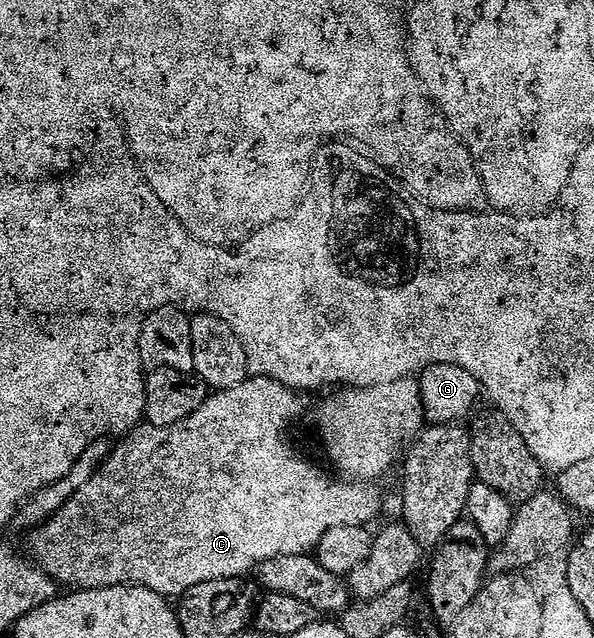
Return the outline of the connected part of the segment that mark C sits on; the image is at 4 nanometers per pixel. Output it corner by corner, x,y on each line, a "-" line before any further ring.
253,376
251,379
243,381
241,385
234,386
233,389
222,389
213,392
206,398
205,402
202,403
202,407
200,407
198,411
194,411
189,418
182,419
180,423
174,423
174,425
170,427
158,427
144,423
139,427
133,428
131,432
121,440
125,441
122,442
120,446
117,444
115,448
111,450
107,468
104,468
103,472
100,472
99,476
97,476
95,480
92,480
91,484
88,484
87,488
84,488
83,492
80,492
75,500
71,501
71,504
64,509
63,513
60,513
60,516
56,517
55,522
51,524
50,527
44,528
43,531
35,536
34,540
36,540
36,546
40,548
40,553
44,553
44,561
48,561
48,571
50,571
50,575
54,575
54,579
61,586
72,585
68,587
79,587
81,590
110,589
113,586
143,586
145,589
149,589
165,599
173,599
172,597
180,599
183,598
185,593
188,593
194,587
198,587
198,583
210,583
211,581
227,582
229,579
240,579
238,577
242,576
243,573
248,573
250,571
252,573
253,571
258,570
260,565
266,563
268,560
276,560
282,556
307,554
308,552
315,550
316,544
318,544
317,537
320,536
320,533
326,535
324,527
328,525
328,521
326,521
324,509
314,509
314,507
310,507
310,503
316,505
316,501
314,501
316,497
312,497
312,475
316,475
316,472
320,470
321,466
317,464
317,462
307,461
304,457
298,457
295,451
288,446
288,420
290,420
300,409
300,401
296,397
299,396
297,396
293,390
287,389
280,381
272,381
269,377

